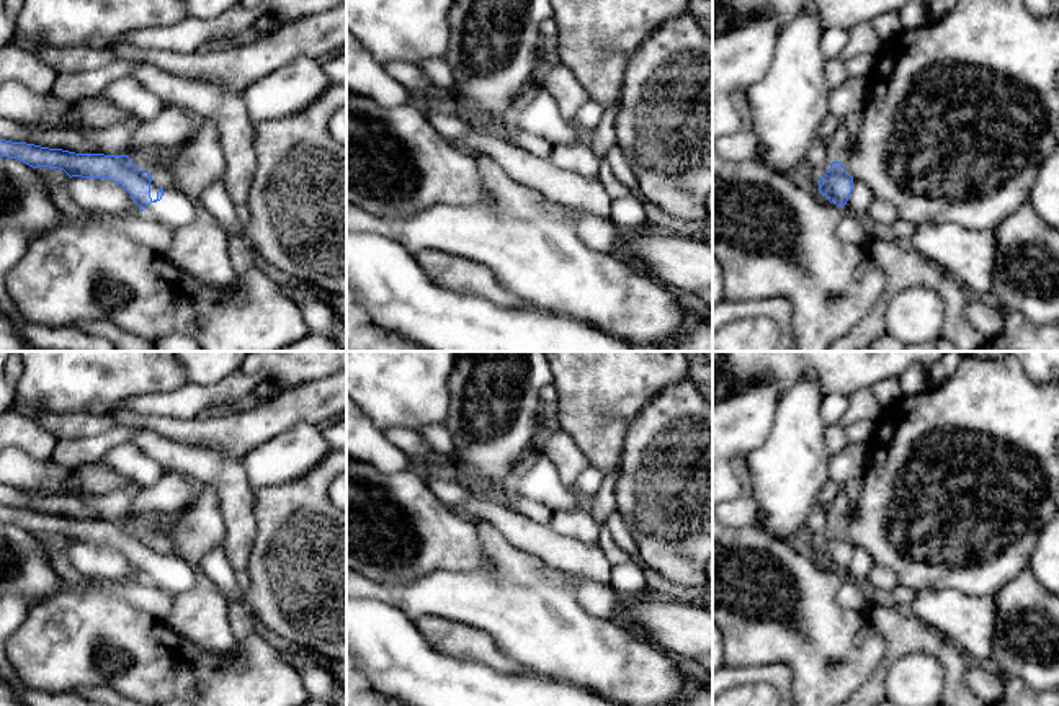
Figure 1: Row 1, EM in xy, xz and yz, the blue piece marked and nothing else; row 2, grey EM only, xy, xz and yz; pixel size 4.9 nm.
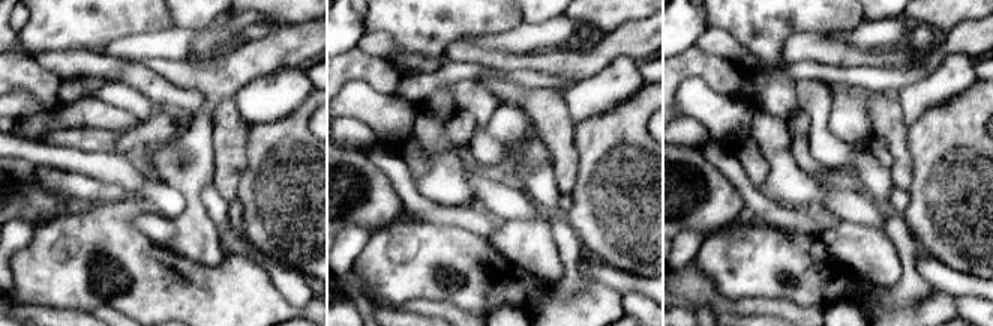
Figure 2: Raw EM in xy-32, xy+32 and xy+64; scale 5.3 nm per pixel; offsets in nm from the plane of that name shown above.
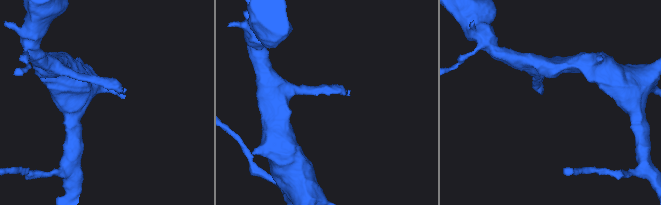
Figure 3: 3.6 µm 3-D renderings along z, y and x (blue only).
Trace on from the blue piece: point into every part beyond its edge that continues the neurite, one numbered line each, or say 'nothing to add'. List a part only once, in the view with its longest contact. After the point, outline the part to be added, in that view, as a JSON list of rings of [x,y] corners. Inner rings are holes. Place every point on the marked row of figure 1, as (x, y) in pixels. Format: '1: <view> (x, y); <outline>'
1: xy (175, 210); [[[152,176],[150,181],[152,203],[144,212],[165,224],[172,230],[190,226],[196,221],[196,208],[188,196],[178,190],[163,185],[162,180]]]

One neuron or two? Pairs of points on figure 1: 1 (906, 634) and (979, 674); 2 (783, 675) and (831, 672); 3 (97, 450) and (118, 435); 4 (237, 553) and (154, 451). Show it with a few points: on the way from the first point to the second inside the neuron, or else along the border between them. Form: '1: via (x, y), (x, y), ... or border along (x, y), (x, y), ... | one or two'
1: border along (971, 662), (968, 669), (969, 688) | two
2: border along (755, 662), (783, 664), (790, 672), (793, 688) | two
3: via (102, 445), (113, 438) | one
4: via (237, 518), (236, 499), (201, 464), (188, 461) | one

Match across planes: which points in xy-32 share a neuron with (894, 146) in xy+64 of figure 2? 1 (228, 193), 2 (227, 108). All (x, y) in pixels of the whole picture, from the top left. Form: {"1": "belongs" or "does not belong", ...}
{"1": "belongs", "2": "belongs"}

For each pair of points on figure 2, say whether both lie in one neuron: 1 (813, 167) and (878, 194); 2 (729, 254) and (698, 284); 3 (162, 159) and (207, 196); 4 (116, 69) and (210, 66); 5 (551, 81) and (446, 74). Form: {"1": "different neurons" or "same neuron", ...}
{"1": "different neurons", "2": "different neurons", "3": "different neurons", "4": "different neurons", "5": "same neuron"}

